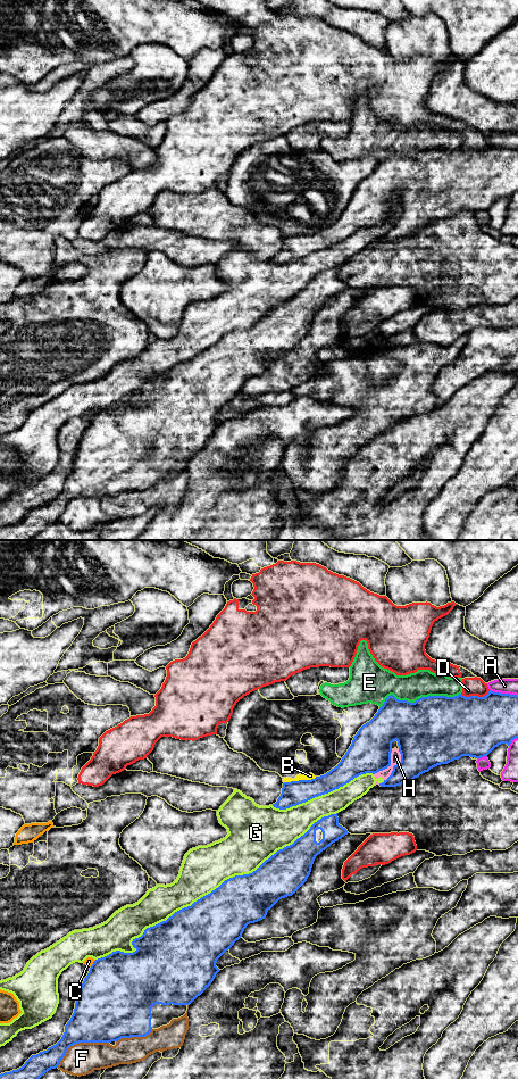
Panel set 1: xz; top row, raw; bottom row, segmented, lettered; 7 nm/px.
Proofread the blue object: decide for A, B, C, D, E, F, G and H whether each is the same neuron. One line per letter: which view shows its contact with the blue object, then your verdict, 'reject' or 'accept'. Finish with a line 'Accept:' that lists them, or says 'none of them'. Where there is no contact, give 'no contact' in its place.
A: meets blue in xz; reject
B: meets blue in xz; reject
C: meets blue in xz; reject
D: meets blue in xz; reject
E: meets blue in xz; reject
F: meets blue in xz; reject
G: meets blue in xz; reject
H: meets blue in xz; reject
Accept: none of them

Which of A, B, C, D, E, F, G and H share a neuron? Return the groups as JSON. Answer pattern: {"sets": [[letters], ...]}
{"sets": [["A"], ["B", "G", "H"], ["C"], ["D"], ["E"], ["F"]]}

